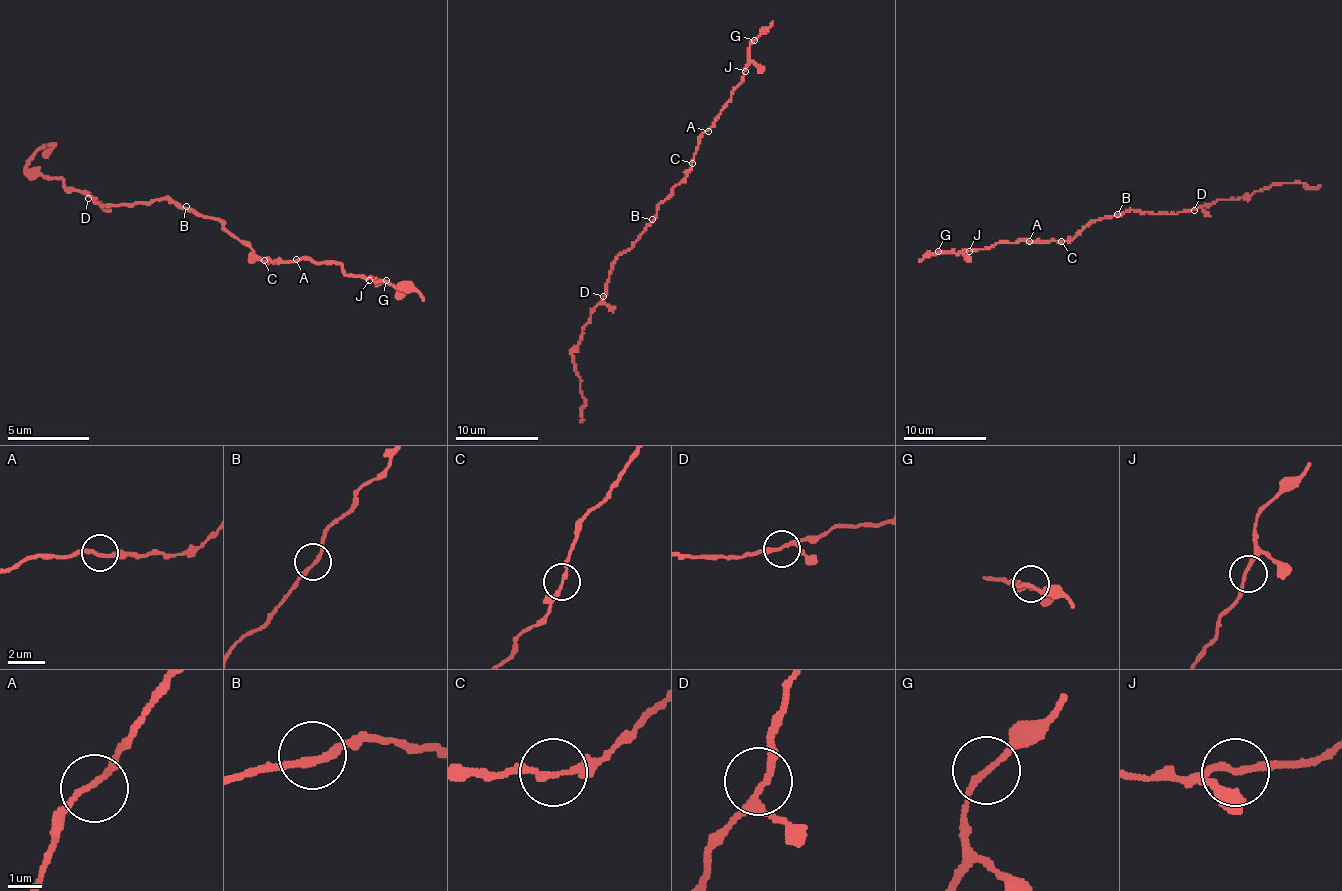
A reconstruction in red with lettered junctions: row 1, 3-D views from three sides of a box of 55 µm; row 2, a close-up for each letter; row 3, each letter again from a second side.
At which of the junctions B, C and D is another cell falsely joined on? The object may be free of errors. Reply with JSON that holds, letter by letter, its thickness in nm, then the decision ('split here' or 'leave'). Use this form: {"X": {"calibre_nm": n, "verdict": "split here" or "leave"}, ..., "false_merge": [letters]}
{"B": {"calibre_nm": 220, "verdict": "leave"}, "C": {"calibre_nm": 180, "verdict": "leave"}, "D": {"calibre_nm": 190, "verdict": "leave"}, "false_merge": []}

